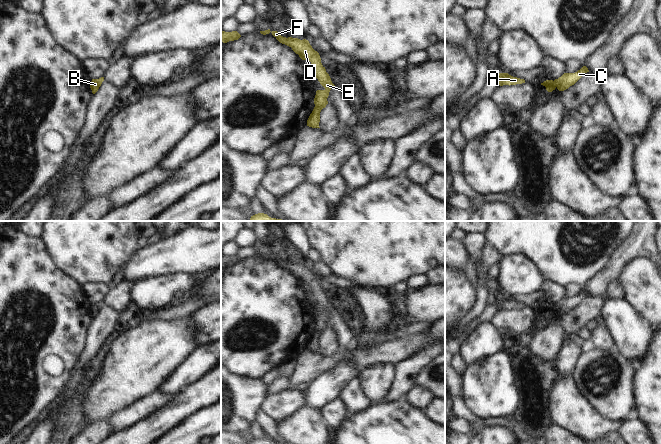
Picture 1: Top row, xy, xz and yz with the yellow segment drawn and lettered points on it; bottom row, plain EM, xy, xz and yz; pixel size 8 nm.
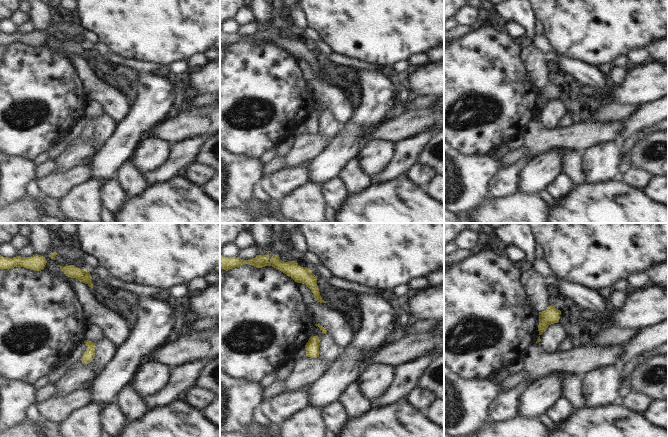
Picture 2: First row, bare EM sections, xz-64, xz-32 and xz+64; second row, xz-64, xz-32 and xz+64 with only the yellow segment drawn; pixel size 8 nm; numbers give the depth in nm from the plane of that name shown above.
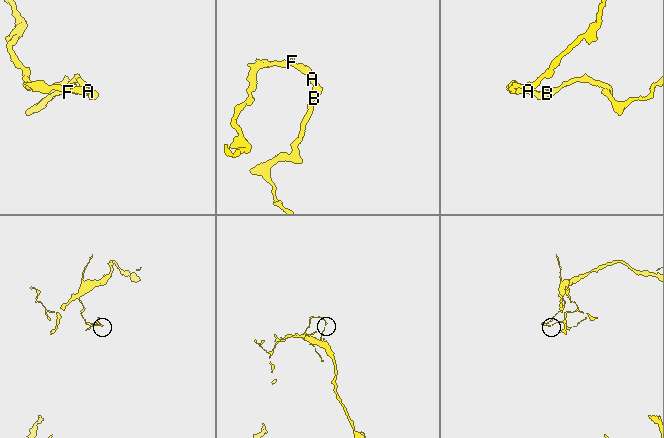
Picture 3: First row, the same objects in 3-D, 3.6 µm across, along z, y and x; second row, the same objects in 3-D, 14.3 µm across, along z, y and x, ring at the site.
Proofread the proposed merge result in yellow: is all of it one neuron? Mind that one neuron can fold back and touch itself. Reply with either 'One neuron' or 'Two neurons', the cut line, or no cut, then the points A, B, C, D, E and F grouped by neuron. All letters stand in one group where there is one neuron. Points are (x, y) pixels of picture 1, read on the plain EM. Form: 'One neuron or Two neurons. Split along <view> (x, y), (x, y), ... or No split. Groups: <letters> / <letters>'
One neuron. No split. Groups: A B C D E F.

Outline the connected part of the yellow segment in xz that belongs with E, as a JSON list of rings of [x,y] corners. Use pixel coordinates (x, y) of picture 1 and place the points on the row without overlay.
[[[272,255],[272,259],[282,268],[292,272],[292,274],[299,279],[302,284],[311,286],[311,294],[320,308],[325,312],[324,314],[317,314],[314,322],[315,331],[307,344],[307,350],[312,352],[320,352],[320,336],[328,328],[327,322],[330,314],[335,310],[325,291],[321,287],[320,279],[310,269],[306,263],[300,264],[298,262],[283,261],[277,255]]]

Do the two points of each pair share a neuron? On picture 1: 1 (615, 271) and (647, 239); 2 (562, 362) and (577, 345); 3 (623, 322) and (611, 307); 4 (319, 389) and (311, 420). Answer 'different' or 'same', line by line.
1: same
2: same
3: same
4: different

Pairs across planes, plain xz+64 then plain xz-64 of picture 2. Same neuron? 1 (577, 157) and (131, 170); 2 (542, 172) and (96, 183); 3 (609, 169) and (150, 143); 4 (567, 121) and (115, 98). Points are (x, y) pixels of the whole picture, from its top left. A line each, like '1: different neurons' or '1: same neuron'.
1: same neuron
2: different neurons
3: same neuron
4: same neuron

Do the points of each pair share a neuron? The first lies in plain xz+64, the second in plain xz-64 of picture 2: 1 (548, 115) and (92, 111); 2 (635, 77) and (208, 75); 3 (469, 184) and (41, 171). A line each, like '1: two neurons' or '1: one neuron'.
1: two neurons
2: one neuron
3: two neurons

